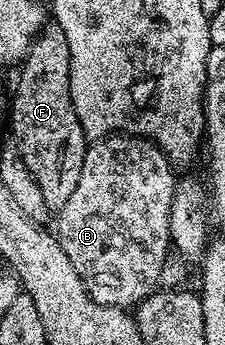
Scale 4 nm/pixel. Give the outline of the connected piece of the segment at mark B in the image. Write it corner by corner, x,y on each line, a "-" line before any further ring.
114,135
104,140
98,140
88,146
85,165
82,166
81,179
77,183
72,196
69,197
69,202
65,205
65,209
58,214
57,223
59,219
59,231
57,230
57,238
65,251
65,255
72,262
73,269
77,270
78,276
87,285
87,291
90,293
90,296
98,304
131,309
138,306
148,296
158,290
162,272
171,255
171,209
177,198
175,174
177,174
176,170
168,161
167,155
151,140
146,140
142,137

